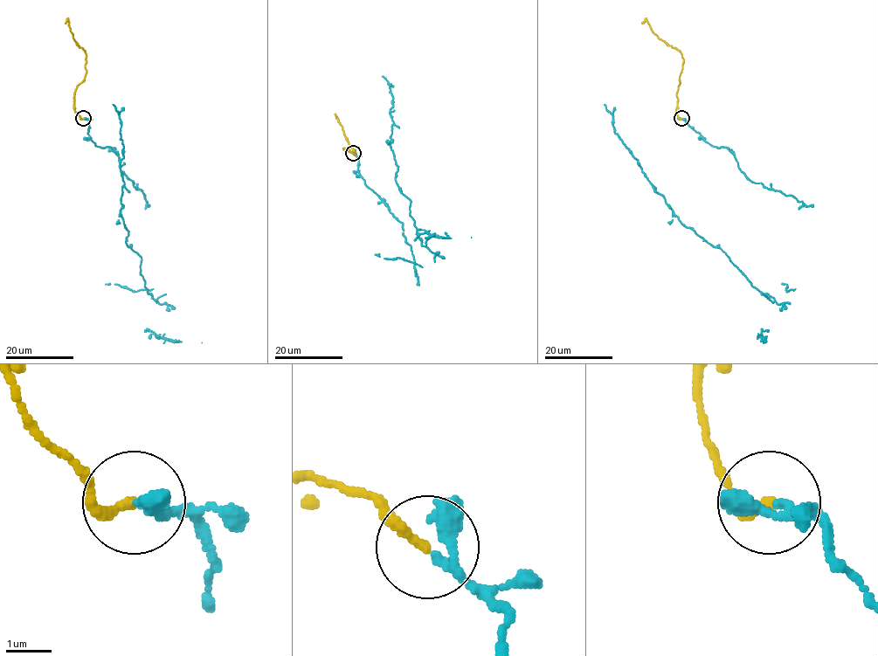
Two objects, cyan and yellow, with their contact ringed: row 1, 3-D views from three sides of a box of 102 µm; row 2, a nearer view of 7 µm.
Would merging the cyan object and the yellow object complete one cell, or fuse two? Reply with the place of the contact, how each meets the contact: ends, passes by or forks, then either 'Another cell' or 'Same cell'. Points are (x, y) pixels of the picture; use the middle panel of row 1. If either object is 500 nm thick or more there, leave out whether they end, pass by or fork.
Place: (353, 153). At the ring cyan passes by. At the ring yellow ends. Same cell

